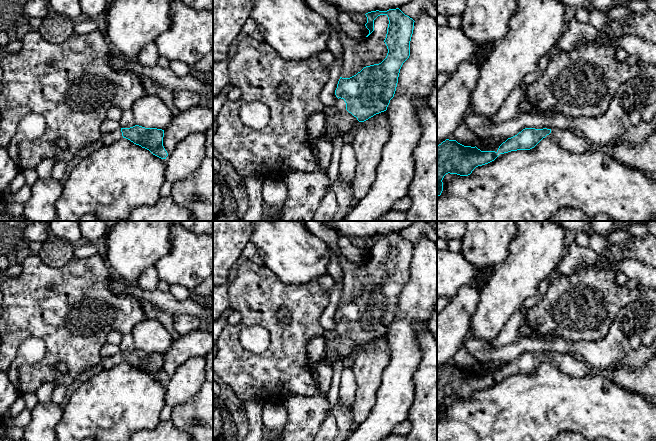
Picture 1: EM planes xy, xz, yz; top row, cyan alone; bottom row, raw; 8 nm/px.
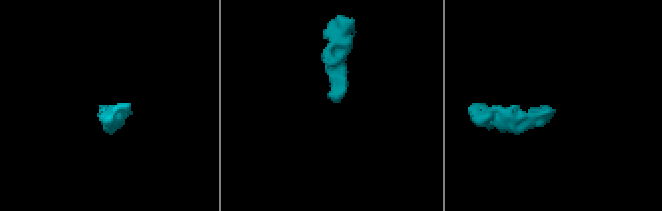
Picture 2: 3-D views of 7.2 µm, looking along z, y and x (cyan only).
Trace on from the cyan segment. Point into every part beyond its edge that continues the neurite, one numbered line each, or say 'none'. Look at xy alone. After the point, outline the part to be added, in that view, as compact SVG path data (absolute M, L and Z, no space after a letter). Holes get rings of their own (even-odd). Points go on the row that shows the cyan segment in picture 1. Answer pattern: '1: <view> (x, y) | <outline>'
1: xy (108, 138) | M119 129L119 130L116 130L114 132L101 134L100 135L100 140L102 141L103 145L110 145L110 144L118 141L122 137L123 136L122 136L121 129Z

